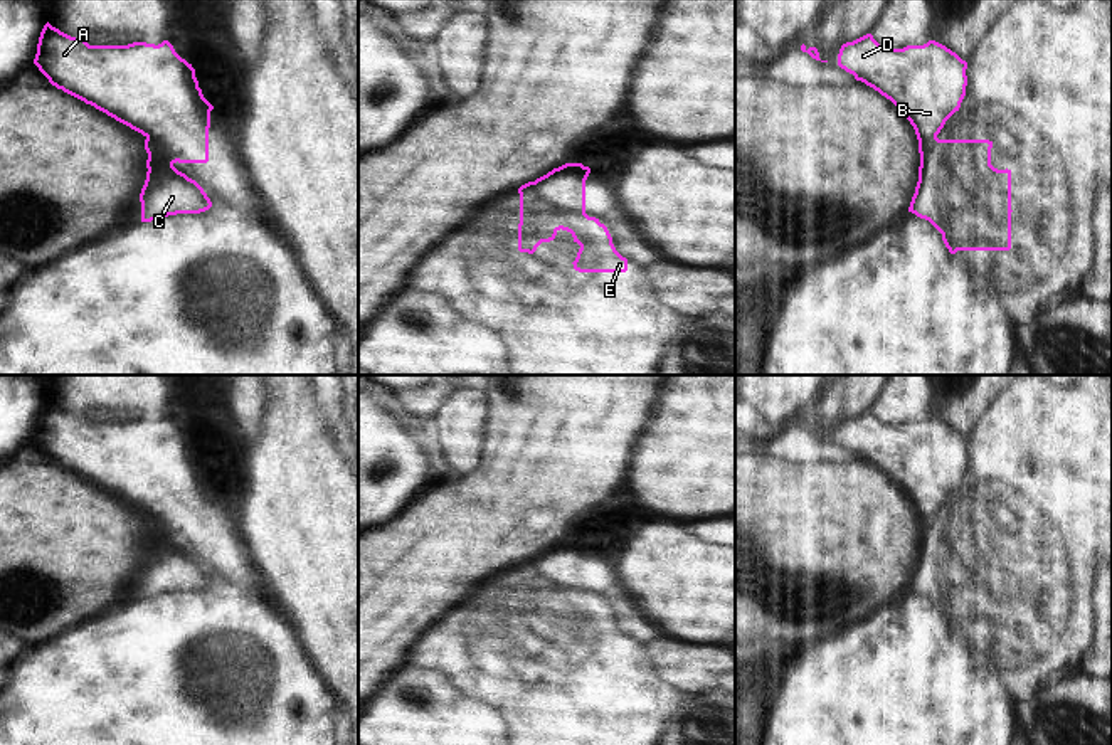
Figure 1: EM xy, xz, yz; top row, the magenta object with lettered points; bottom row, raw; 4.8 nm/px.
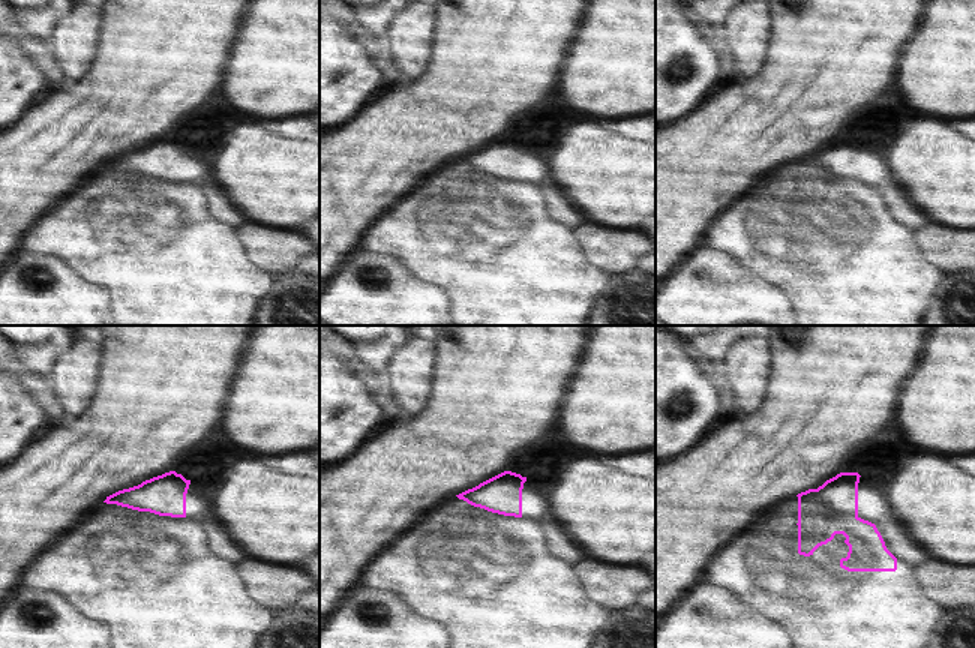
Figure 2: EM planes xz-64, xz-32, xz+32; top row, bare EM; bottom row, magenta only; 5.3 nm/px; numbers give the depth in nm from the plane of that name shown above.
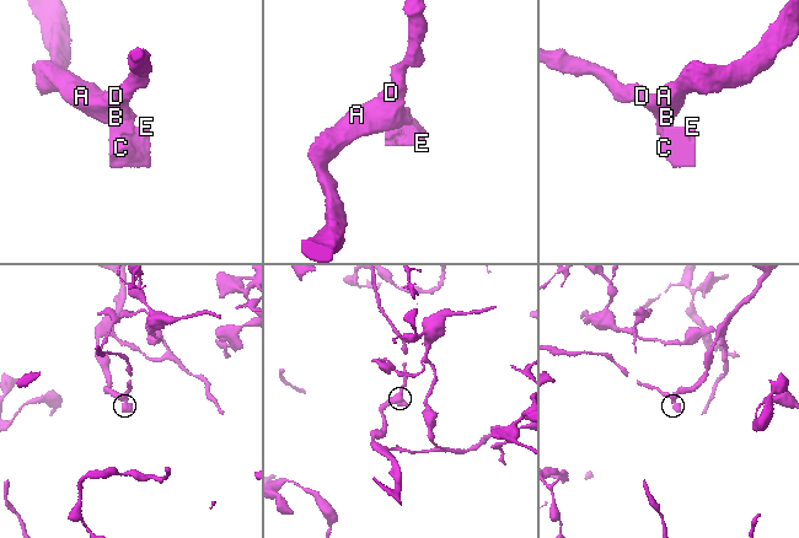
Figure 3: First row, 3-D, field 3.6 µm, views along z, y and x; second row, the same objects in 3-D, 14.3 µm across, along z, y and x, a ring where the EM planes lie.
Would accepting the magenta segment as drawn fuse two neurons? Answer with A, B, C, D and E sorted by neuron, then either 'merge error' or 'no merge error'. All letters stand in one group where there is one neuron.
groups A B D / C E; merge error

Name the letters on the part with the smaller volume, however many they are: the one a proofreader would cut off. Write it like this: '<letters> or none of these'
C, E

